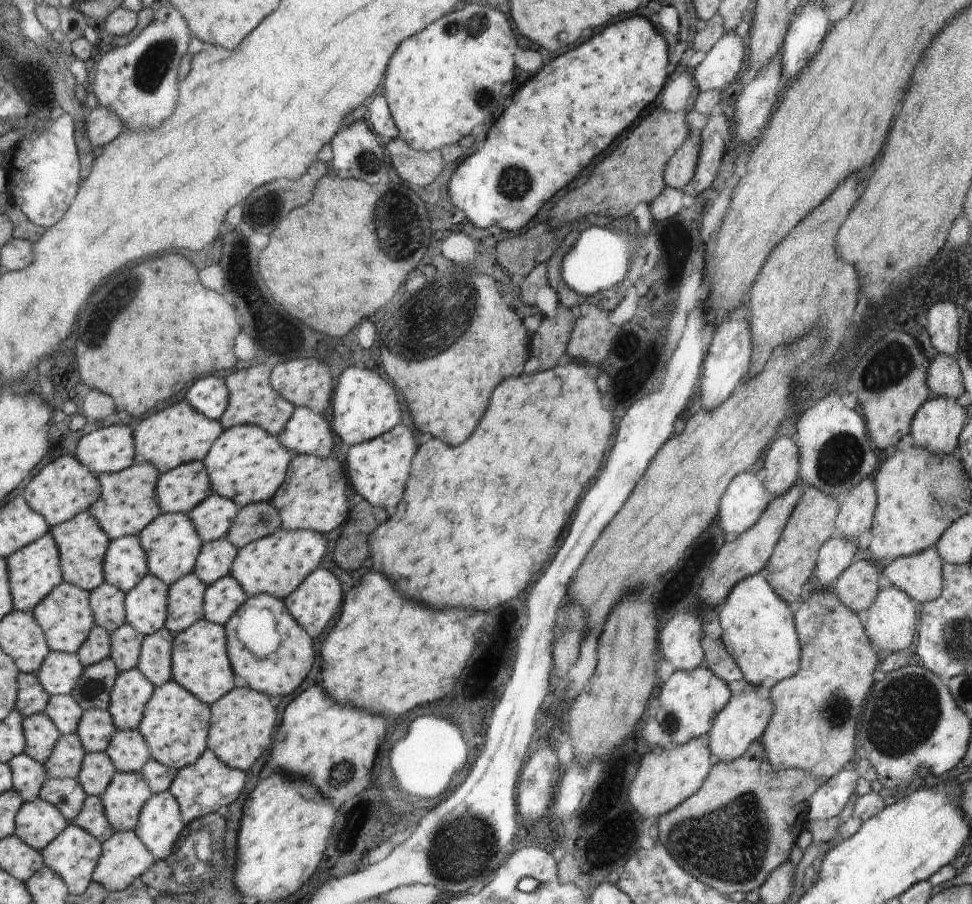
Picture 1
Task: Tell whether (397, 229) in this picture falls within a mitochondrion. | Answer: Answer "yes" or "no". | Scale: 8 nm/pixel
yes

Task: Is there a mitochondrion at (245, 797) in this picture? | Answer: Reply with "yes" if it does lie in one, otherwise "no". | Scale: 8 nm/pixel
no

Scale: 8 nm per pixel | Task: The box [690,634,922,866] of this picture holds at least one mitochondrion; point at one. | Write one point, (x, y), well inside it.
(839, 710)

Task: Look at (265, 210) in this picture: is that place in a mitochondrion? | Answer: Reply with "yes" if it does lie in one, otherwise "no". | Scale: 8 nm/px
yes

